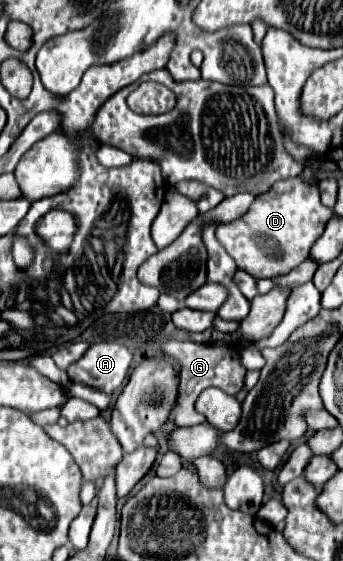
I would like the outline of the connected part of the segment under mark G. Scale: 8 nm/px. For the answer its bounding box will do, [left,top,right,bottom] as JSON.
[161,340,247,426]

